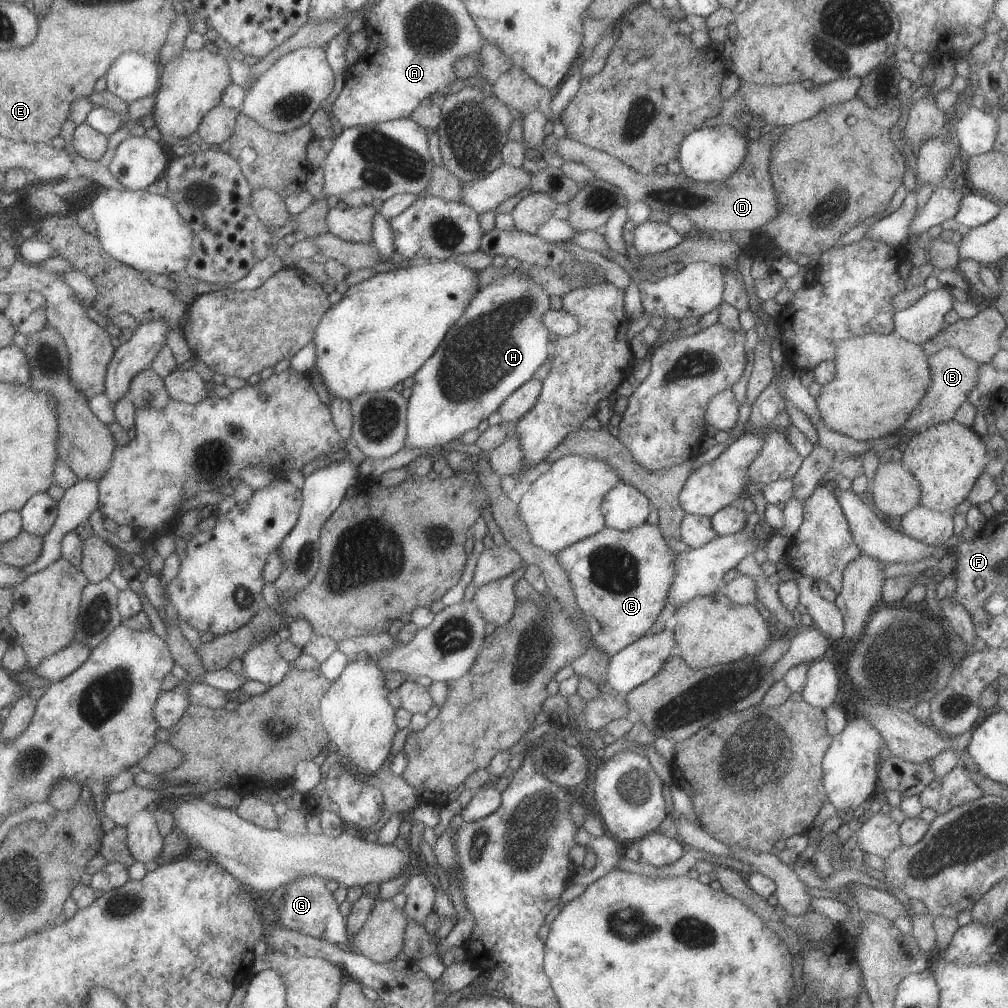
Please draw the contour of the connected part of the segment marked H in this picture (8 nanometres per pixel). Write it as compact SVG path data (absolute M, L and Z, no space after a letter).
M511 272L476 291L463 314L457 318L457 322L451 324L451 328L447 328L447 334L443 336L435 352L413 375L414 381L406 408L404 446L440 449L497 411L503 399L527 382L537 367L547 360L549 330L541 324L541 316L549 308L551 306L547 292L533 278L521 272Z

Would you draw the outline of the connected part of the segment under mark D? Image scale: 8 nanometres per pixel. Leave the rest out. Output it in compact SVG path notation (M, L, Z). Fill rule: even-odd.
M769 132L759 134L758 139L748 141L747 156L741 162L741 166L727 180L721 180L721 182L689 180L682 172L679 174L666 172L662 175L656 172L639 174L614 156L589 148L567 137L557 139L557 154L564 161L587 166L595 174L595 179L607 181L620 188L628 201L644 202L651 210L661 210L669 215L687 216L699 230L729 233L733 230L747 230L750 232L763 226L771 218L775 218L779 212L768 171L770 150L774 143Z

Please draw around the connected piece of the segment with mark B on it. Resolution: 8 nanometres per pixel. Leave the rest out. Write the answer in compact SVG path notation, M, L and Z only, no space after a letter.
M945 346L937 352L933 352L933 354L927 356L927 364L929 364L929 370L931 370L931 382L927 386L925 396L917 404L917 408L909 414L907 422L898 431L901 434L914 435L923 429L951 420L955 410L967 400L969 392L977 386L977 368L980 364L967 358L967 356L963 356L957 348Z

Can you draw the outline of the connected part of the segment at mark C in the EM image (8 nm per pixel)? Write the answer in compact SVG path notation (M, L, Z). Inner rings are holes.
M643 523L626 531L619 531L611 526L603 527L595 534L565 546L553 556L557 558L559 566L565 570L569 578L569 588L573 592L575 604L583 614L594 649L610 657L640 639L647 630L652 630L655 620L667 602L669 584L673 582L675 572L675 554L663 540L657 525Z

